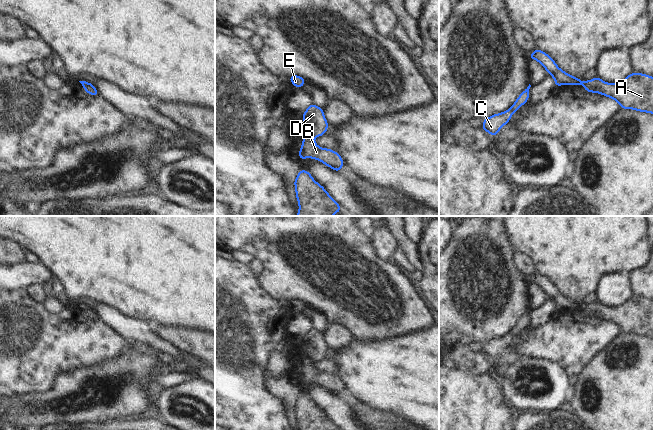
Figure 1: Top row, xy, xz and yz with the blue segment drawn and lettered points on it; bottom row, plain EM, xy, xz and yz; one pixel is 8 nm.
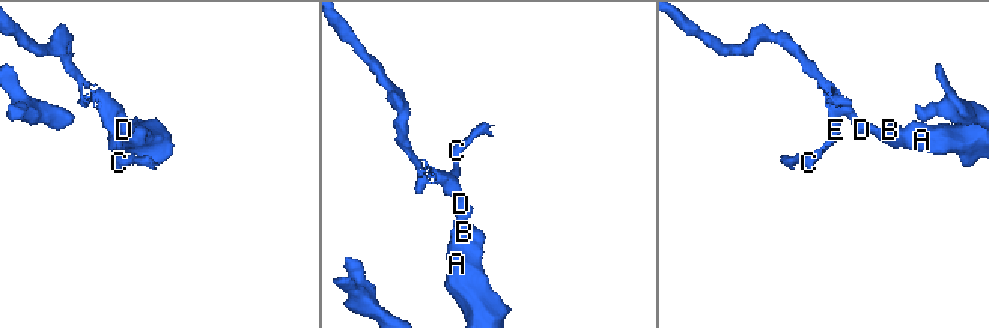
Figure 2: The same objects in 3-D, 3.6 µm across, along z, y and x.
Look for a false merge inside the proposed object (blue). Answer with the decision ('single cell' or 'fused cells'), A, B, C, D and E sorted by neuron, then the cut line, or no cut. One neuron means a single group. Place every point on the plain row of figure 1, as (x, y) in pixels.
fused cells; A B / C D E; cut in xz along (307, 359), (312, 361)

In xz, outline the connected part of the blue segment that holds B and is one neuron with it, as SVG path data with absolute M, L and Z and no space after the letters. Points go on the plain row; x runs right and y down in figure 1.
M306 360L302 362L302 372L298 375L300 384L313 382L321 385L324 389L340 397L344 385L340 378L334 374L320 372L313 364L313 361Z

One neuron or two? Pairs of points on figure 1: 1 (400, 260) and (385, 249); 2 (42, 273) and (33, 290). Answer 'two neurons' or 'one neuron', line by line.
1: two neurons
2: two neurons

